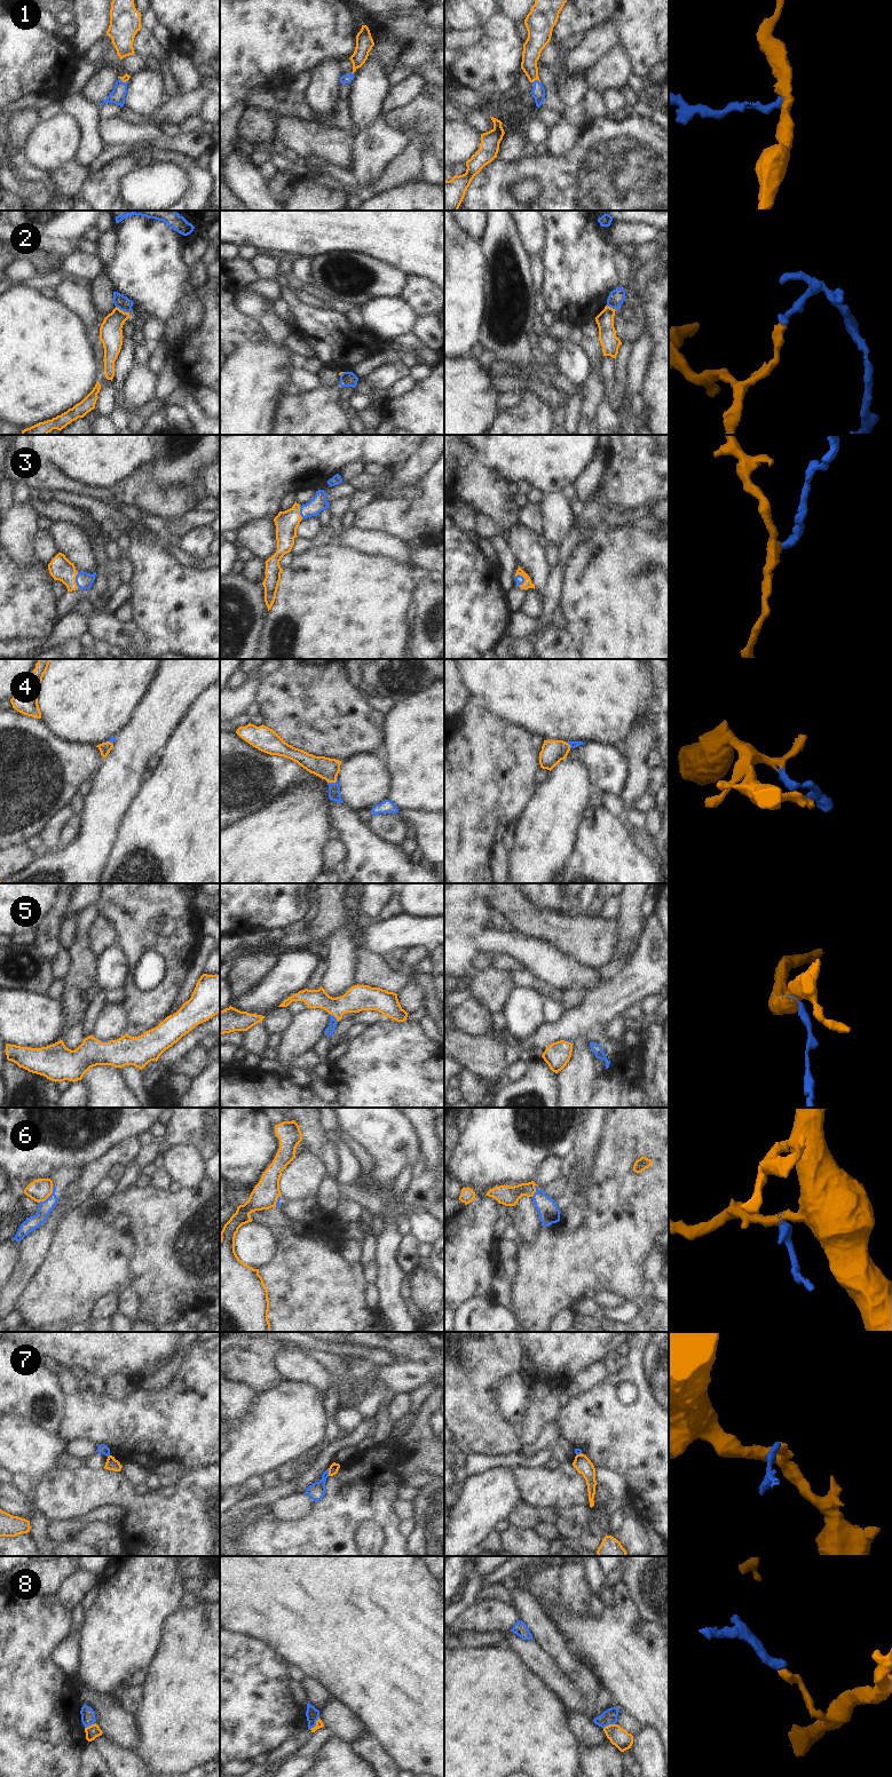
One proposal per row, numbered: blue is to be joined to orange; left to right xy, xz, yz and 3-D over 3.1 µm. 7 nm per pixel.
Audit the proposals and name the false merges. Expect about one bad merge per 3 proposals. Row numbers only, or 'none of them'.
2, 6, 7, 8

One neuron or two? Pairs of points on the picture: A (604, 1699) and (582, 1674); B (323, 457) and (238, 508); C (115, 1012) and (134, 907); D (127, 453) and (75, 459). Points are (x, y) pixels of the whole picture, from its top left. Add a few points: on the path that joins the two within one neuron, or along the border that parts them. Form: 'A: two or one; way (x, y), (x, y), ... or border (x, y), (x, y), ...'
A: two; border (573, 1682), (589, 1696), (596, 1696), (602, 1689)
B: one; way (302, 458), (298, 462), (287, 463), (259, 492)
C: two; border (120, 1004), (128, 1016), (127, 1030)
D: one; way (115, 453), (87, 453)

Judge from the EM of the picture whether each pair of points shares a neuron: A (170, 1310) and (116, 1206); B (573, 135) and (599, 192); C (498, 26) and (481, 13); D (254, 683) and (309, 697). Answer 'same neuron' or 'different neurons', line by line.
A: same neuron
B: different neurons
C: different neurons
D: different neurons

